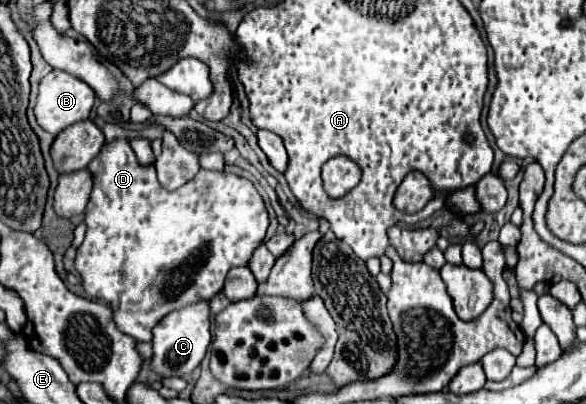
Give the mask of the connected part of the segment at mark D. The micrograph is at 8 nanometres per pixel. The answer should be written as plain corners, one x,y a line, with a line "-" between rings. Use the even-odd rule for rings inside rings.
115,139
113,143
105,143
101,153
89,163
89,171
93,173
93,193
91,193
91,199
87,203
87,211
85,211
85,223
87,223
87,235
85,235
85,241
83,245
77,249
77,257
75,257
75,267
77,271
81,273
81,279
83,279
83,289
89,297
93,299
99,299
103,303
107,303
111,309
113,309
113,315
115,315
115,323
119,327
119,331
123,331
125,335
133,337
133,339
139,339
139,341
151,341
153,335
151,335
151,329
165,317
169,315
171,311
179,309
179,307
185,307
185,305
191,305
195,301
201,301
201,299
211,299
217,291
223,289
223,283
225,283
225,275
229,269
233,267
241,267
241,265
247,265
249,263
249,257
251,253
263,243
263,237
265,237
265,231
269,227
269,217
267,217
267,211
265,211
265,205
263,205
263,199
261,195
257,193
257,189
253,187
251,181
247,179
241,179
237,175
231,175
231,173
219,173
219,171
199,171
197,177
193,177
193,181
185,183
183,187
179,187
175,193
163,189
157,181
157,175
155,175
155,167
141,167
137,163
137,157
129,145
127,139

